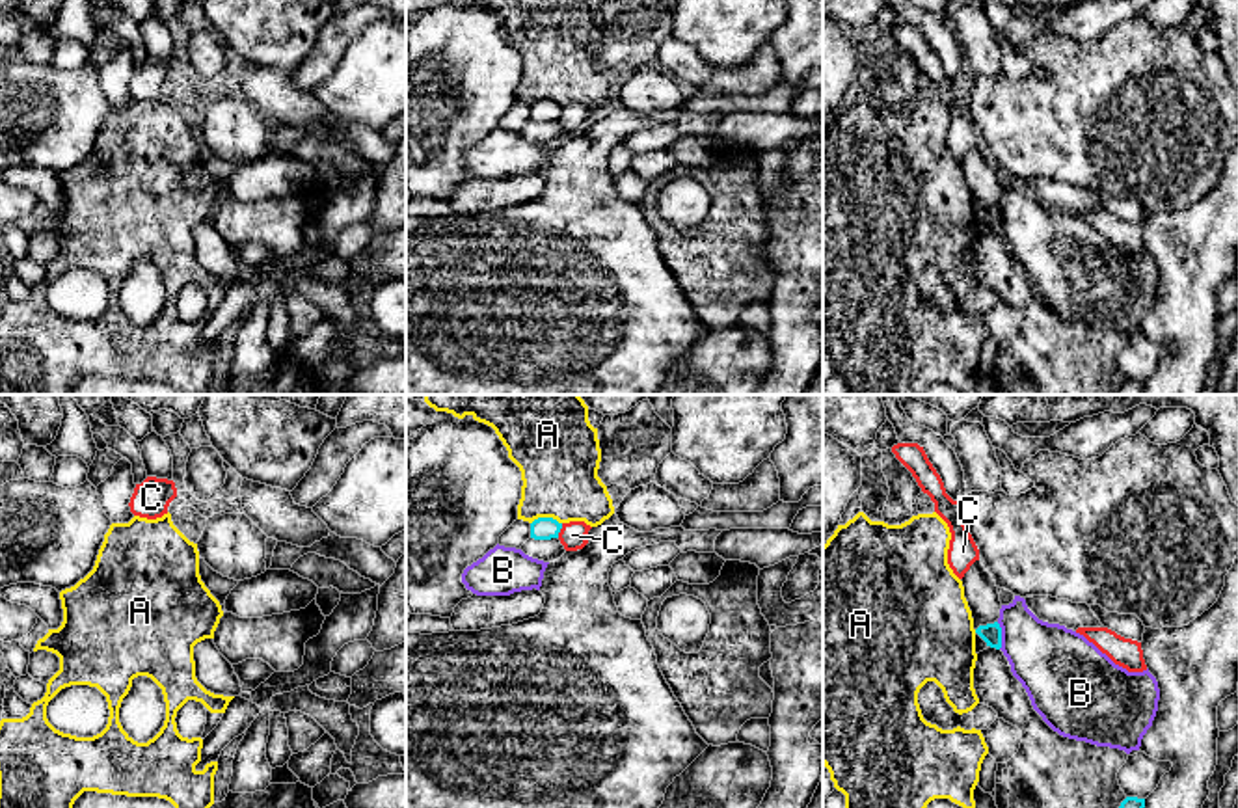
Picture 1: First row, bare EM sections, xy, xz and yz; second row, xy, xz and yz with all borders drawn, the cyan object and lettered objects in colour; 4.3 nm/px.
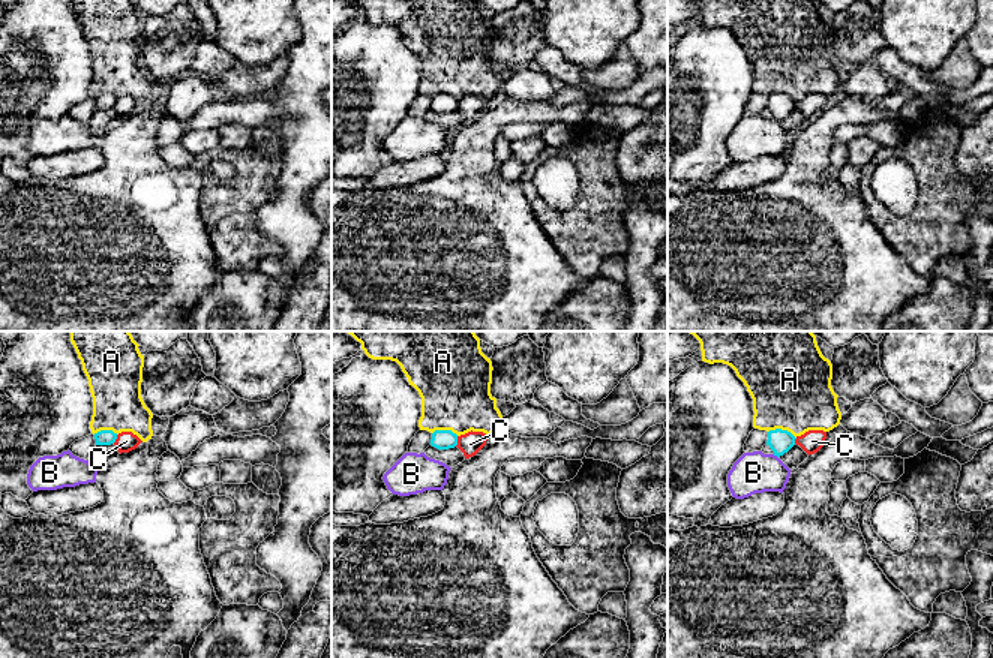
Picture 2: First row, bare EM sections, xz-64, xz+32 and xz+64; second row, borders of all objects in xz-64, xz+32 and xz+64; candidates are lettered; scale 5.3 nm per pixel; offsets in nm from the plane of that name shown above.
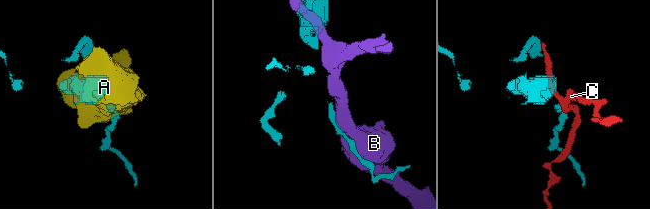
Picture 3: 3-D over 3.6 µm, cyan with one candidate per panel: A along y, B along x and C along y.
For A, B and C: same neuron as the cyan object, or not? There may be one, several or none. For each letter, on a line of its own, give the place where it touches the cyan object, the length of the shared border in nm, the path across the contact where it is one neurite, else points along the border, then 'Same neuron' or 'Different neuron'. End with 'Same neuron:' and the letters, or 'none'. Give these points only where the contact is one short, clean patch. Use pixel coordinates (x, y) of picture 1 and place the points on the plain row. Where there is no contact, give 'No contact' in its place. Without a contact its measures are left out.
A: Touches cyan at xz (546, 101). Shared border 140 nm. Different neuron
B: Touches cyan at yz (1000, 218). Shared border 120 nm. Different neuron
C: Touches cyan at xz (559, 114). Shared border 70 nm. Boundary: xz (563, 107), (557, 120). Different neuron
Same neuron: none

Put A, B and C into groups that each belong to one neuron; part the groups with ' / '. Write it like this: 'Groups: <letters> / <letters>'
Groups: A / B / C

